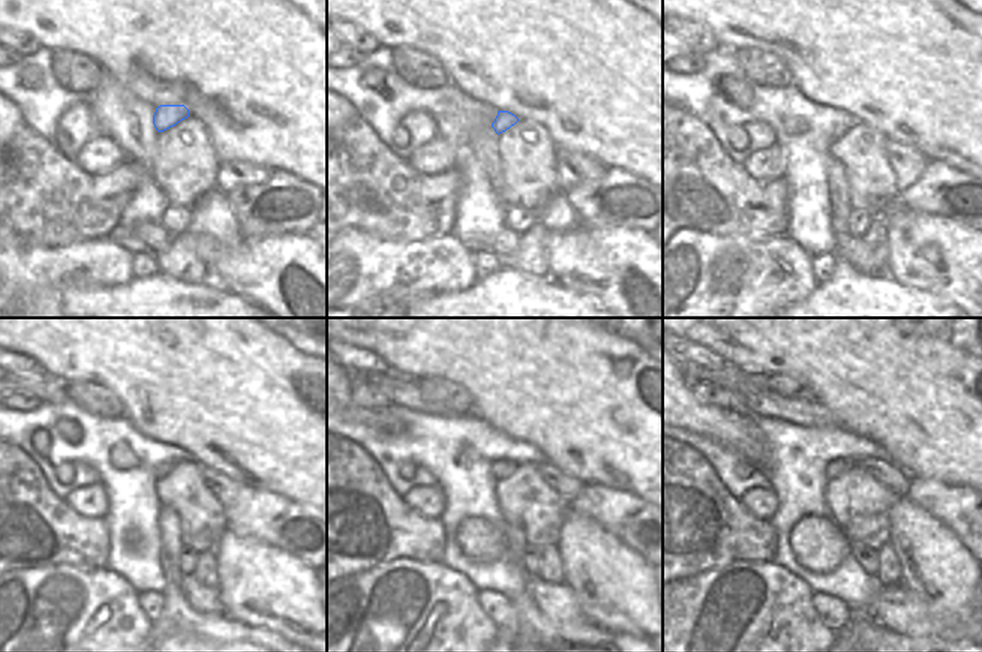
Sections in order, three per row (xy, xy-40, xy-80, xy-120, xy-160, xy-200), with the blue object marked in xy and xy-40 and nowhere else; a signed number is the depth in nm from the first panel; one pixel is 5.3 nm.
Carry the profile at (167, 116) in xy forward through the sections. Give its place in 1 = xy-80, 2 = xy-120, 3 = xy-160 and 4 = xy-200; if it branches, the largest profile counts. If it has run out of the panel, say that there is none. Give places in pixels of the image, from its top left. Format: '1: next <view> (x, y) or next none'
1: next xy-80 (840, 131)
2: next xy-120 (165, 468)
3: next xy-160 (502, 468)
4: next xy-200 (837, 466)

